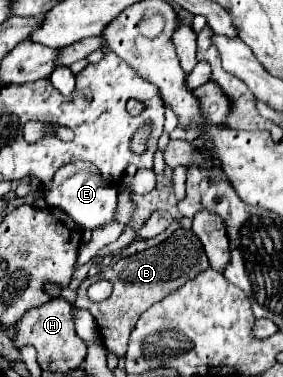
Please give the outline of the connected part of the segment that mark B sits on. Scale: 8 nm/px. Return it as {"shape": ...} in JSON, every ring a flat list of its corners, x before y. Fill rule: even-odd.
{"shape":[[179,227,167,241,159,243,157,247,149,247,131,257,123,257,113,267,103,269,99,275,91,277,91,283,95,283,99,279,107,279,113,283,113,293,109,299,101,301,101,303,89,301,87,287,91,283,83,283,79,287,79,297,77,297,75,305,91,311,91,315,95,317,95,321,99,325,103,345,109,351,113,351,117,357,123,357,127,353,127,339,129,339,137,319,141,317,141,313,145,313,153,303,157,303,163,297,167,297,169,293,173,293,173,289,179,289,181,285,185,285,185,281,191,281,197,273,205,271,205,267,209,267,209,261,205,257,201,241,197,239,197,235,191,229]]}

